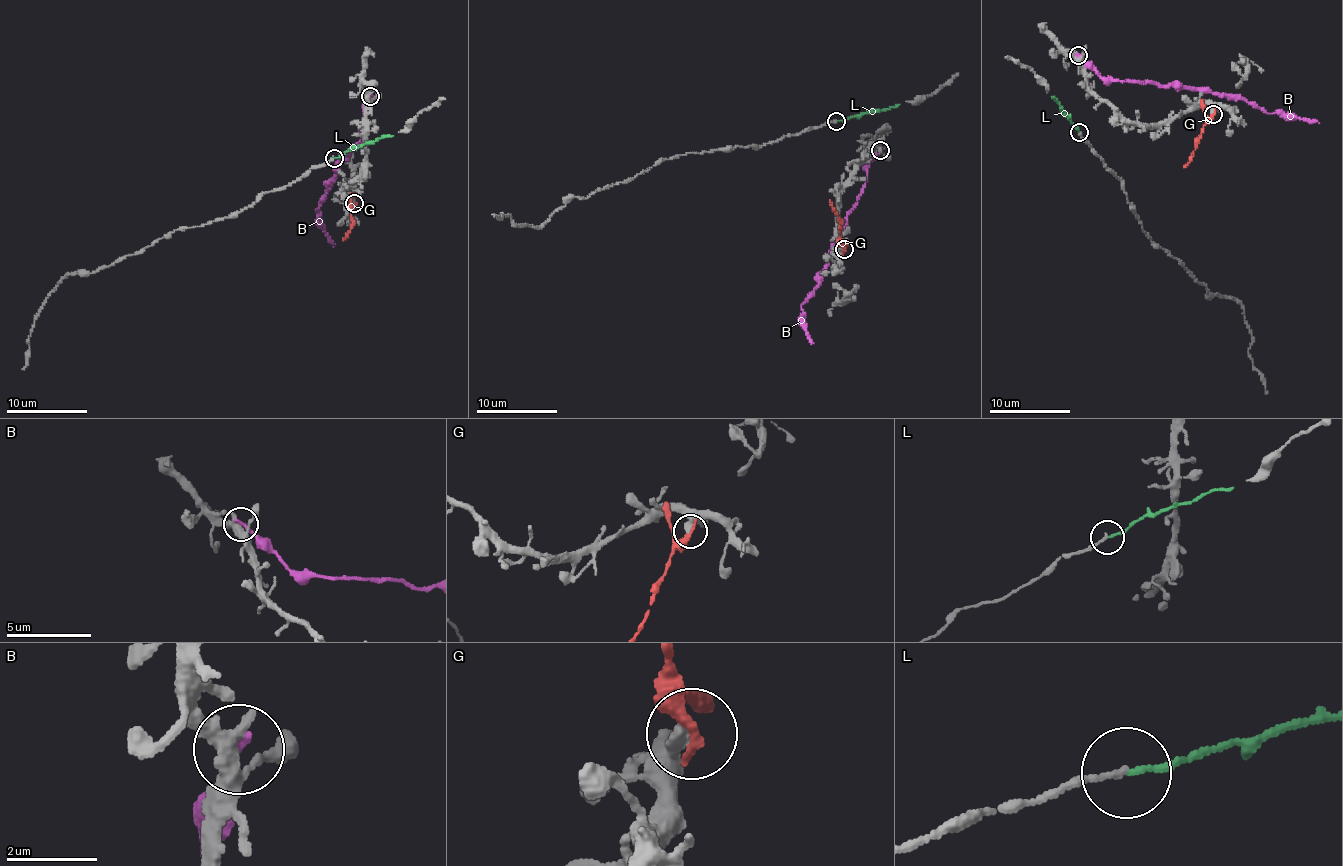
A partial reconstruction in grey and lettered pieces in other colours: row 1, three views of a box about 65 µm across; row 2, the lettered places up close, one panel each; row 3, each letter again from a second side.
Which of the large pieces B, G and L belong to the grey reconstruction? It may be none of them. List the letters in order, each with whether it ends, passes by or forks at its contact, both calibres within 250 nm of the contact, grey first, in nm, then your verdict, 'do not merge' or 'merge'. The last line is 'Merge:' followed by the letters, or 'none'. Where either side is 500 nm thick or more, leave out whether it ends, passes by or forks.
B: it ends | 360/200 nm | do not merge
G: it ends | 360/360 nm | do not merge
L: it ends | 140/120 nm | merge
Merge: L

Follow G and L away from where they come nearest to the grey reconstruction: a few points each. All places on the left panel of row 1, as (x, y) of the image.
G: (354, 203), (351, 210), (352, 225), (343, 239)
L: (333, 158), (341, 157), (348, 149), (366, 142), (393, 136)

